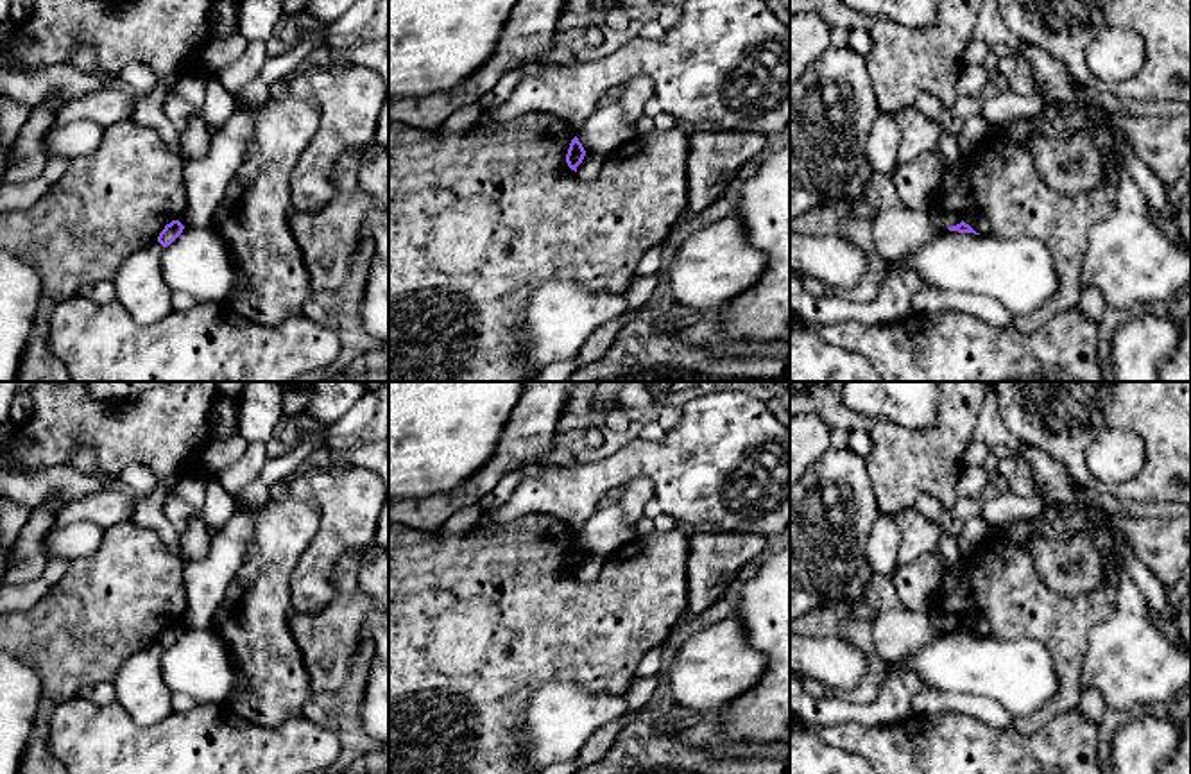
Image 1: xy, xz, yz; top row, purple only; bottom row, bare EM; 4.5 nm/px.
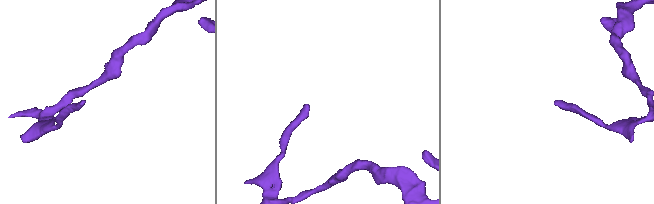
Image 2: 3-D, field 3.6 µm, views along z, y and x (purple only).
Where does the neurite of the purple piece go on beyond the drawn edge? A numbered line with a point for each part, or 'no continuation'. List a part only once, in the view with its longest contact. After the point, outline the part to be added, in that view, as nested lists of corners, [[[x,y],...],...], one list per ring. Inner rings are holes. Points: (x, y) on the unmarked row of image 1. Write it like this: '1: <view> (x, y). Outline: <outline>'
no continuation

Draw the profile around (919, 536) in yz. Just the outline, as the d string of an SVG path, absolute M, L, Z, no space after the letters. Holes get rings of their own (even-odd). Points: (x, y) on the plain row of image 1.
M915 507L892 511L892 516L901 532L897 564L913 563L926 554L937 554L940 534L935 521L924 518Z

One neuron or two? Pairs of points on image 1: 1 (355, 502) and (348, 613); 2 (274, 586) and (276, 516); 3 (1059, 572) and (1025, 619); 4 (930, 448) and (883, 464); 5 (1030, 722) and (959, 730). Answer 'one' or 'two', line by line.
1: two
2: one
3: two
4: one
5: two

